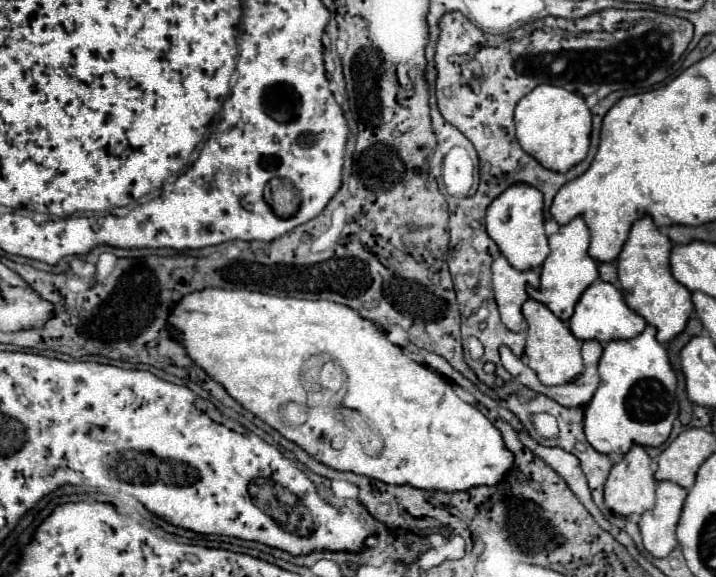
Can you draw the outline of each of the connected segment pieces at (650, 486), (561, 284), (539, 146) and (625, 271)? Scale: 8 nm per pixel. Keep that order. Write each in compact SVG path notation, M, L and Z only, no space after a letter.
M634 445L622 457L622 461L612 467L610 477L606 481L606 487L604 487L604 501L614 513L618 513L618 515L638 513L638 515L642 515L644 511L652 509L652 505L656 503L656 479L654 479L654 473L650 469L650 463L652 463L652 459L646 455L644 447Z
M576 217L570 223L562 225L558 233L548 237L550 241L550 255L546 257L542 265L542 281L538 289L530 289L528 295L540 303L544 303L556 317L562 321L568 321L574 313L574 305L584 293L588 285L592 285L598 279L598 265L594 259L588 257L588 245L590 245L590 233L586 223Z
M538 85L516 105L516 139L520 147L550 171L566 173L578 165L590 147L590 109L584 99L556 85Z
M642 217L632 225L630 237L622 253L618 255L618 281L624 299L632 311L640 313L640 317L644 317L648 325L658 329L656 339L660 343L668 343L670 339L674 339L686 327L686 321L692 313L692 293L684 285L680 285L670 273L670 247L670 239L652 223L652 219Z

